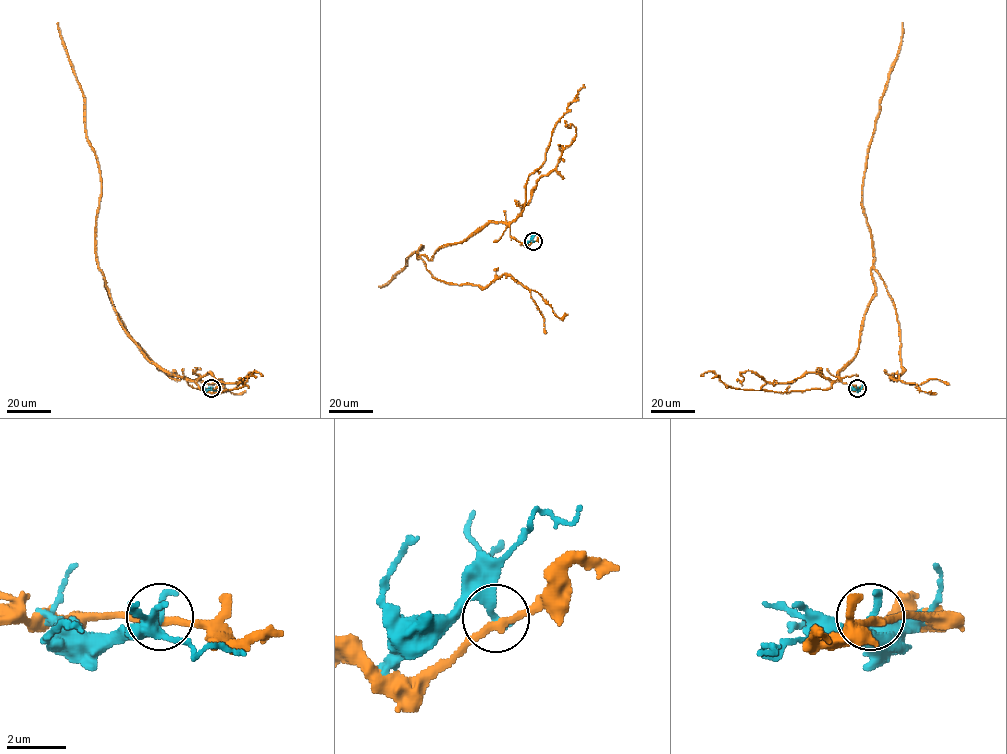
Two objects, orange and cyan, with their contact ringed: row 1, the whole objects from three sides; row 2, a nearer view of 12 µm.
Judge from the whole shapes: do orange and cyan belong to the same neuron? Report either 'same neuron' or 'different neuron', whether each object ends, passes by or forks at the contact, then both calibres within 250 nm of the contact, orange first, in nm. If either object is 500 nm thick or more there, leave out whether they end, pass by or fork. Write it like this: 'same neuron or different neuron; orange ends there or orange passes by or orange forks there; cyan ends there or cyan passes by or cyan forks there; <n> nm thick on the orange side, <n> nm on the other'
different neuron; orange passes by; cyan ends there; 240 nm thick on the orange side, 300 nm on the other

